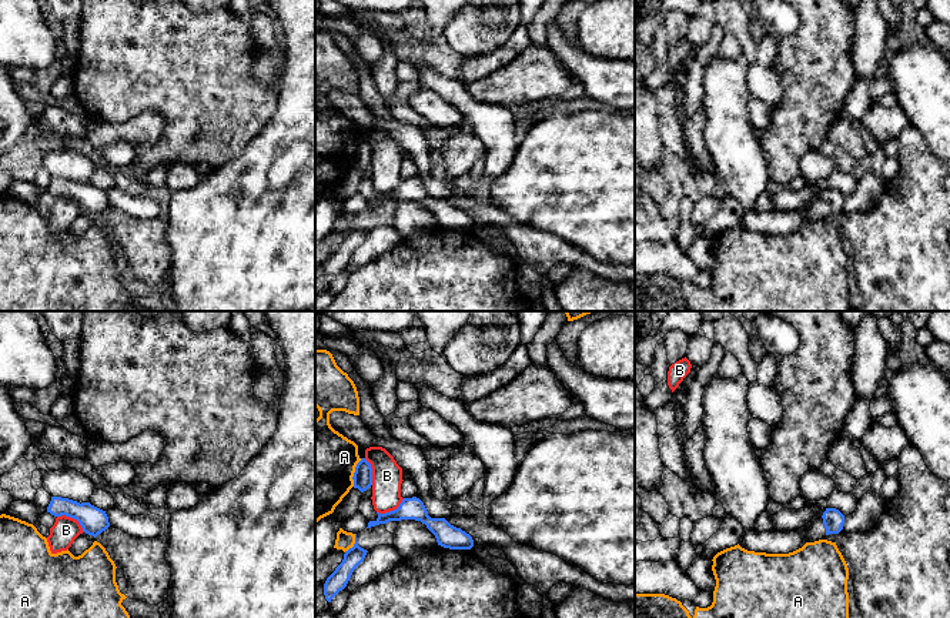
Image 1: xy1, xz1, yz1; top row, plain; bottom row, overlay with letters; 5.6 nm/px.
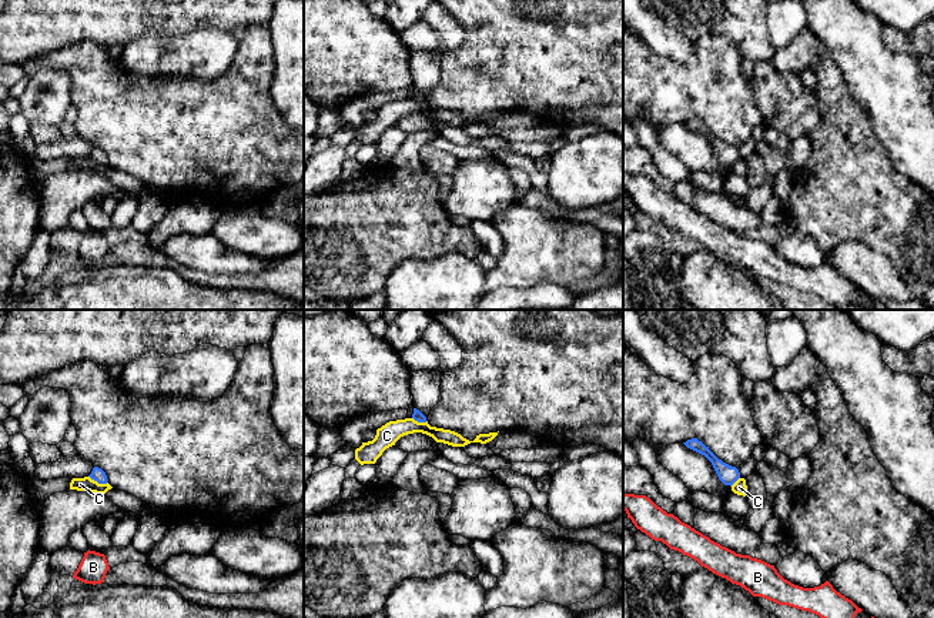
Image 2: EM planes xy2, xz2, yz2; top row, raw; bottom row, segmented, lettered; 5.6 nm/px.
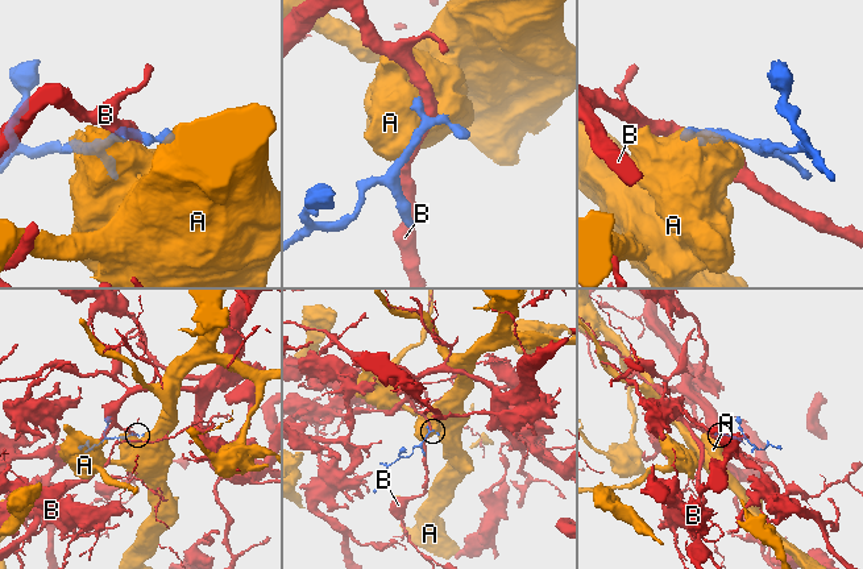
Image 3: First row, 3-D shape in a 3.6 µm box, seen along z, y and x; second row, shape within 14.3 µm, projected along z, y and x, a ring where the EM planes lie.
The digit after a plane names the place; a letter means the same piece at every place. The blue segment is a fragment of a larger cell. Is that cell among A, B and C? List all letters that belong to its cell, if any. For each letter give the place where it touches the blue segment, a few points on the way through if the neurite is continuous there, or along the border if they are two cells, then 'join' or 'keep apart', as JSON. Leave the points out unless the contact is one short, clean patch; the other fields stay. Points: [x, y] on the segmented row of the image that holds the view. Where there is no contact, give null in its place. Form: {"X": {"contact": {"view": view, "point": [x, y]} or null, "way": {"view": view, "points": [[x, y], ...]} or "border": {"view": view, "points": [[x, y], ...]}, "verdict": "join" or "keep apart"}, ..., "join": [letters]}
{"A": {"contact": {"view": "xz1", "point": [354, 473]}, "verdict": "keep apart"}, "B": {"contact": {"view": "xy1", "point": [73, 517]}, "border": {"view": "xy1", "points": [[57, 515], [73, 517], [84, 531]]}, "verdict": "keep apart"}, "C": {"contact": {"view": "xy2", "point": [99, 483]}, "border": {"view": "xy2", "points": [[89, 475], [99, 483], [107, 483]]}, "verdict": "keep apart"}, "join": []}

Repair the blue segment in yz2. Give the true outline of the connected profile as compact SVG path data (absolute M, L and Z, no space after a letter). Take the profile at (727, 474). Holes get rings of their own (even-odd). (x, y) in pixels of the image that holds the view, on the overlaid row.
M692 438L687 440L686 442L683 442L687 448L704 455L713 465L719 480L724 484L724 485L733 485L739 478L740 478L740 472L736 467L732 467L726 462L723 462L722 460L719 460L710 450L709 447L706 447L702 441L699 441L697 438Z

